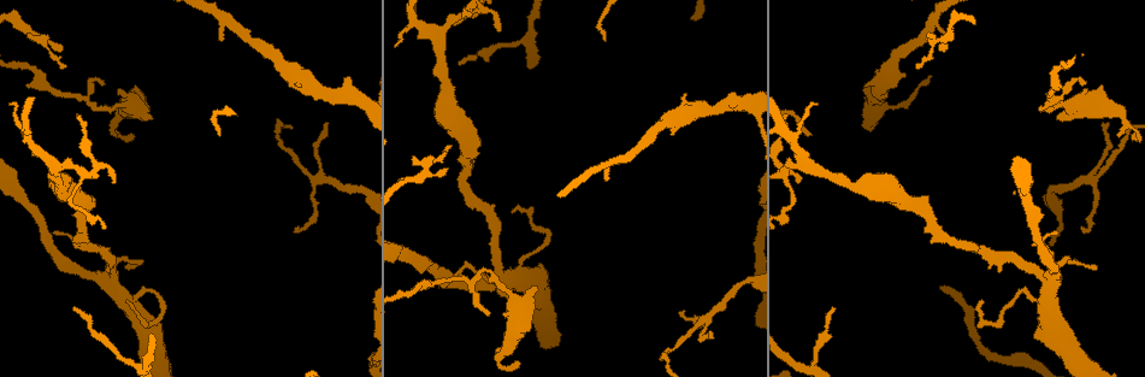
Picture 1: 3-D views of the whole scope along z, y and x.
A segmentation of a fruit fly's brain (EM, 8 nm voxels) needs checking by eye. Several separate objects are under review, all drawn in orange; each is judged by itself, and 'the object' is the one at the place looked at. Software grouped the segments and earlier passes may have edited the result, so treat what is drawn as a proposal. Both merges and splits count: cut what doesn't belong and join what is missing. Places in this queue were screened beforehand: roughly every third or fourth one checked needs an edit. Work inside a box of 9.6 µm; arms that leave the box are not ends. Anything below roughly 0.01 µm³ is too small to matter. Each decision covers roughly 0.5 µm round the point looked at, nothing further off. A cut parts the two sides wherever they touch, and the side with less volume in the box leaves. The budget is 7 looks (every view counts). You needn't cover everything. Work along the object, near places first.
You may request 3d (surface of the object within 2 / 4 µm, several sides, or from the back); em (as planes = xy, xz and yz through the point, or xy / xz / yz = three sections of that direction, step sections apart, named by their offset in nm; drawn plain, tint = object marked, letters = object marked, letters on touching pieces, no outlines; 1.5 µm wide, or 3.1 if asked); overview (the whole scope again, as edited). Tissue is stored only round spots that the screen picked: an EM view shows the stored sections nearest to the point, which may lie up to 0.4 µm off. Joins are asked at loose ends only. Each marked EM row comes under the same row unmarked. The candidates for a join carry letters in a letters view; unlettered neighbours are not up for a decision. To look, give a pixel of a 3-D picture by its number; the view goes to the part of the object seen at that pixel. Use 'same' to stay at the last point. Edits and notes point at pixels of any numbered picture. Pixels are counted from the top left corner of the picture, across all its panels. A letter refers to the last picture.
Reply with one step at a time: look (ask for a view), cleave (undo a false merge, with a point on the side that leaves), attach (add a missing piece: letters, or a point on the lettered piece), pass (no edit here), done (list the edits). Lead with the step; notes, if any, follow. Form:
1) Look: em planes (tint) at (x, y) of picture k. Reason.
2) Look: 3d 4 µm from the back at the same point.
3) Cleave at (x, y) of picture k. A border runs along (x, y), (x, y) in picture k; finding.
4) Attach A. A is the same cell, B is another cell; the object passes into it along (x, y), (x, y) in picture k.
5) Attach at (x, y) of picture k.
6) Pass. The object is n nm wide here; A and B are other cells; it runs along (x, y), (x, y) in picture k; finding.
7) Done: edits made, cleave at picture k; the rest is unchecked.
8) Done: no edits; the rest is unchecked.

Look: em planes (letters) at (278, 121) of picture 1. Sharp bend.

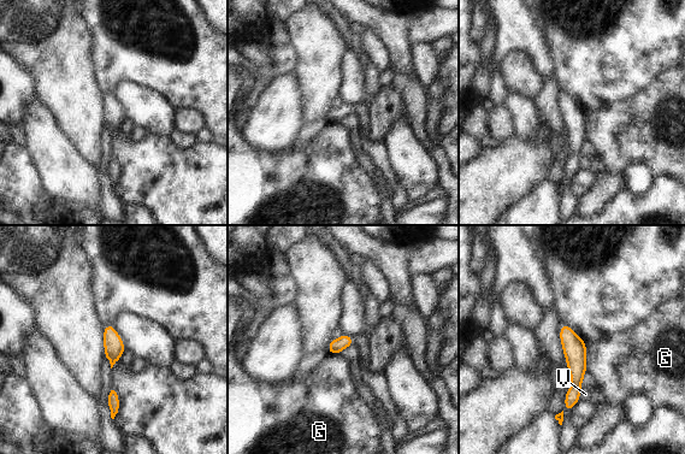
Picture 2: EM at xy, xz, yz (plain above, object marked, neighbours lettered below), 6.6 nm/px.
Pass. G and V are other cells; a border runs along (585, 345), (585, 366), (588, 369) in picture 2; all the same neuron.

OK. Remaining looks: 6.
Look: em xy step 8 (letters) at (63, 48) of picture 1. Thin end.

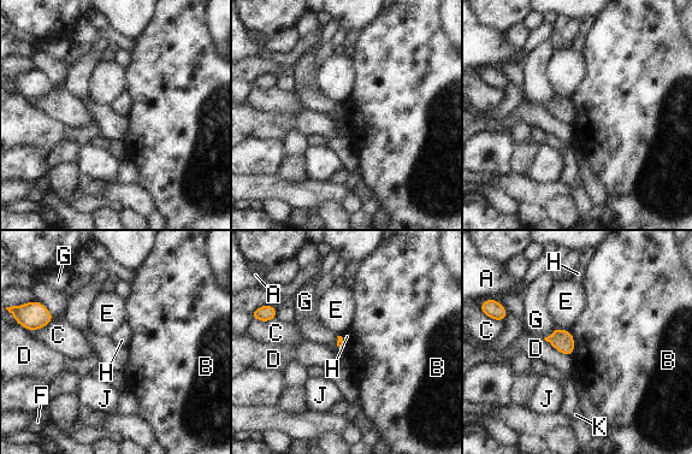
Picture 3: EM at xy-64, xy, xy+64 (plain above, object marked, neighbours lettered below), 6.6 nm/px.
Look: em planes (letters) at the same point.

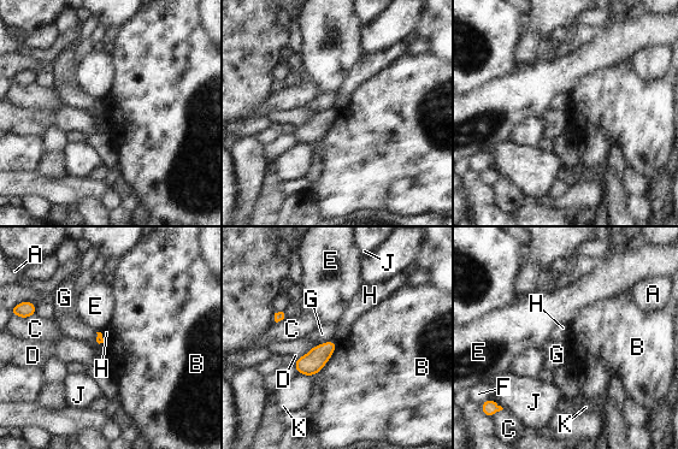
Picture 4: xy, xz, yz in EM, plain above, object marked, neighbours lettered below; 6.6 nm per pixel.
Pass. A, B, C, D, E, F, G, H, J and K are other cells; a border runs along (337, 342), (330, 359), (312, 376) in picture 4; no lettered piece goes on from it.

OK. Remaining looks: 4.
Look: em yz step 8 (letters) at (604, 179) of picture 1.

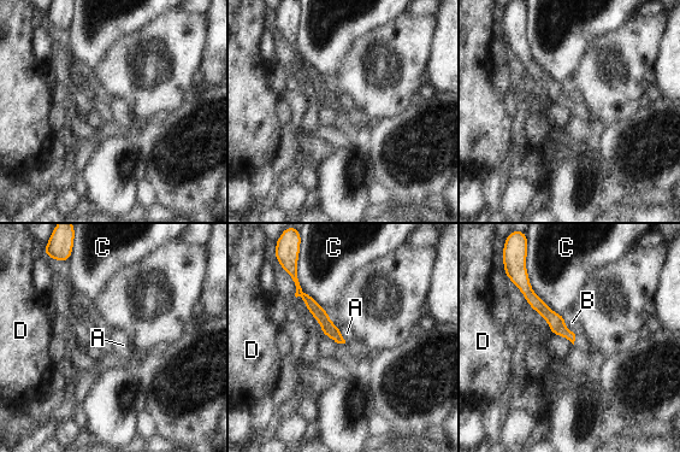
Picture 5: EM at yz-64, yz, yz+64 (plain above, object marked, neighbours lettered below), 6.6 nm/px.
Pass. A, B, C and D are other cells; a border runs along (340, 329), (346, 342) in picture 5; no lettered piece goes on from it.

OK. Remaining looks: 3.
Done: no edits; the rest is unchecked.

